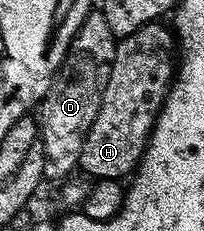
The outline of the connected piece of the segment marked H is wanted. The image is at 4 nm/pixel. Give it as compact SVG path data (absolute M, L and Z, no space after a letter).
M153 22L134 30L134 34L119 37L114 54L114 62L110 66L110 78L106 82L106 90L102 94L102 106L98 106L98 114L84 135L79 171L93 181L119 180L131 177L140 163L144 147L148 144L148 135L156 121L156 115L168 97L168 90L174 79L174 32L164 22Z

